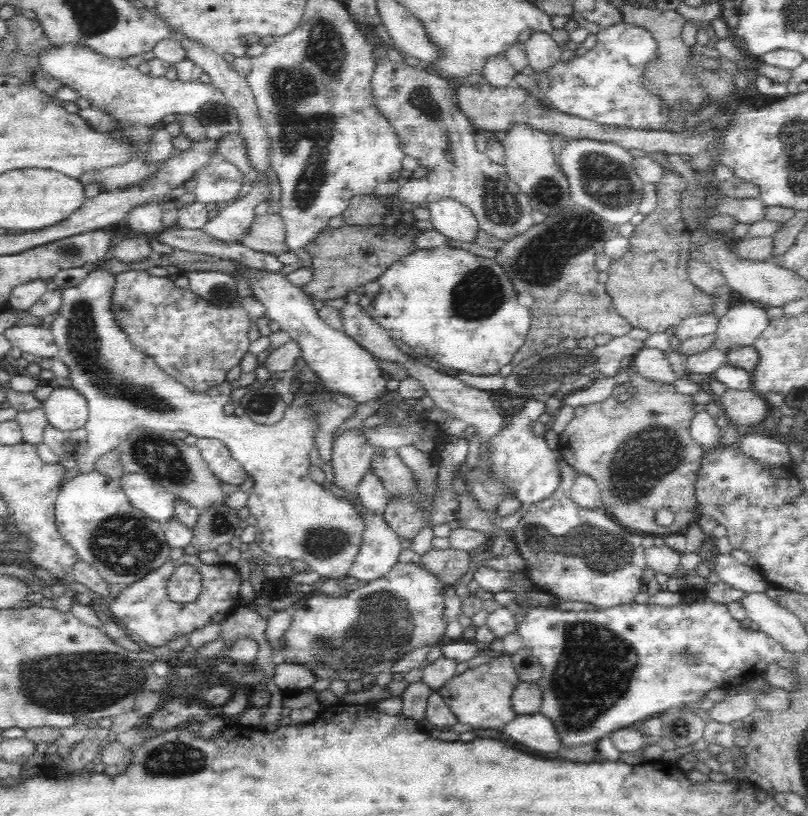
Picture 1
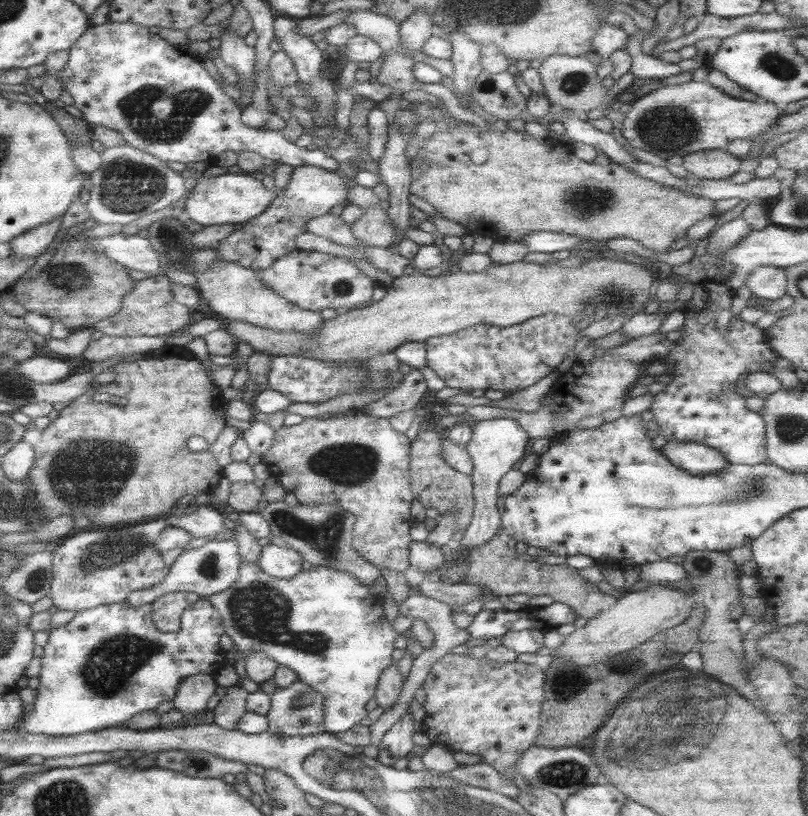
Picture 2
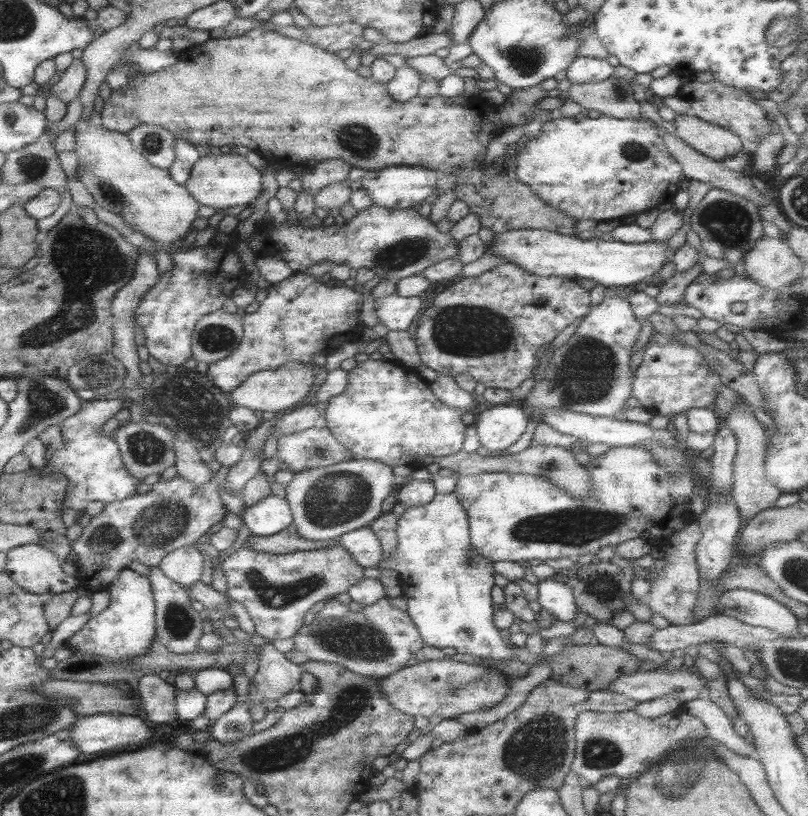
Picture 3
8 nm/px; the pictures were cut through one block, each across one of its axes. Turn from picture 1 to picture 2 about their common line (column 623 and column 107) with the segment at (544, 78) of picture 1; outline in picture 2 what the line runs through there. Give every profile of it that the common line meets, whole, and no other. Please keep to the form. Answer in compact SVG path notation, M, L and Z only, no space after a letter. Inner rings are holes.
M106 22L98 26L89 26L88 29L86 29L86 32L82 34L82 36L68 49L68 61L66 61L66 65L64 65L62 70L58 73L59 78L64 80L64 92L72 96L74 106L82 112L82 119L87 124L90 126L105 126L105 128L122 134L126 145L138 148L139 150L144 150L162 162L182 162L187 165L191 162L208 161L226 151L232 151L237 154L240 152L256 152L256 154L260 154L260 156L262 156L267 162L276 161L292 168L298 166L316 166L323 170L340 174L338 172L339 163L336 163L332 158L329 158L322 149L316 147L310 147L307 149L299 148L296 144L288 142L288 140L284 138L282 131L256 129L243 124L241 120L241 113L243 110L241 110L240 106L236 104L234 99L230 99L226 93L224 93L221 84L214 79L205 67L202 57L191 56L183 50L180 52L178 47L172 45L172 42L162 39L159 34L153 35L144 26L138 26L128 22Z

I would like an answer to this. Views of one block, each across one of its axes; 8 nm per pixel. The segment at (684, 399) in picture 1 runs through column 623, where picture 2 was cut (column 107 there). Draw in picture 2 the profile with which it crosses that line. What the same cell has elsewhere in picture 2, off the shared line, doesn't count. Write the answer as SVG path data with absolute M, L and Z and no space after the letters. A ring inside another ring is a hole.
M165 347L147 358L122 360L110 370L114 372L114 382L109 387L100 387L95 383L91 393L100 390L102 393L125 398L128 403L124 406L111 402L97 403L89 395L80 396L62 409L54 421L50 421L48 427L42 431L40 441L33 447L35 461L27 480L32 485L30 498L33 498L32 510L36 512L37 522L48 521L58 515L74 516L75 512L80 512L92 520L92 527L112 528L144 523L172 514L180 504L186 502L190 494L212 494L212 489L224 477L223 468L218 465L209 449L196 452L186 445L190 436L200 436L211 445L226 426L227 400L223 397L222 390L212 381L207 366L201 360L184 347ZM142 478L162 478L162 482L174 484L168 484L170 490L164 490L166 494L160 494L148 488L158 482L146 484Z

